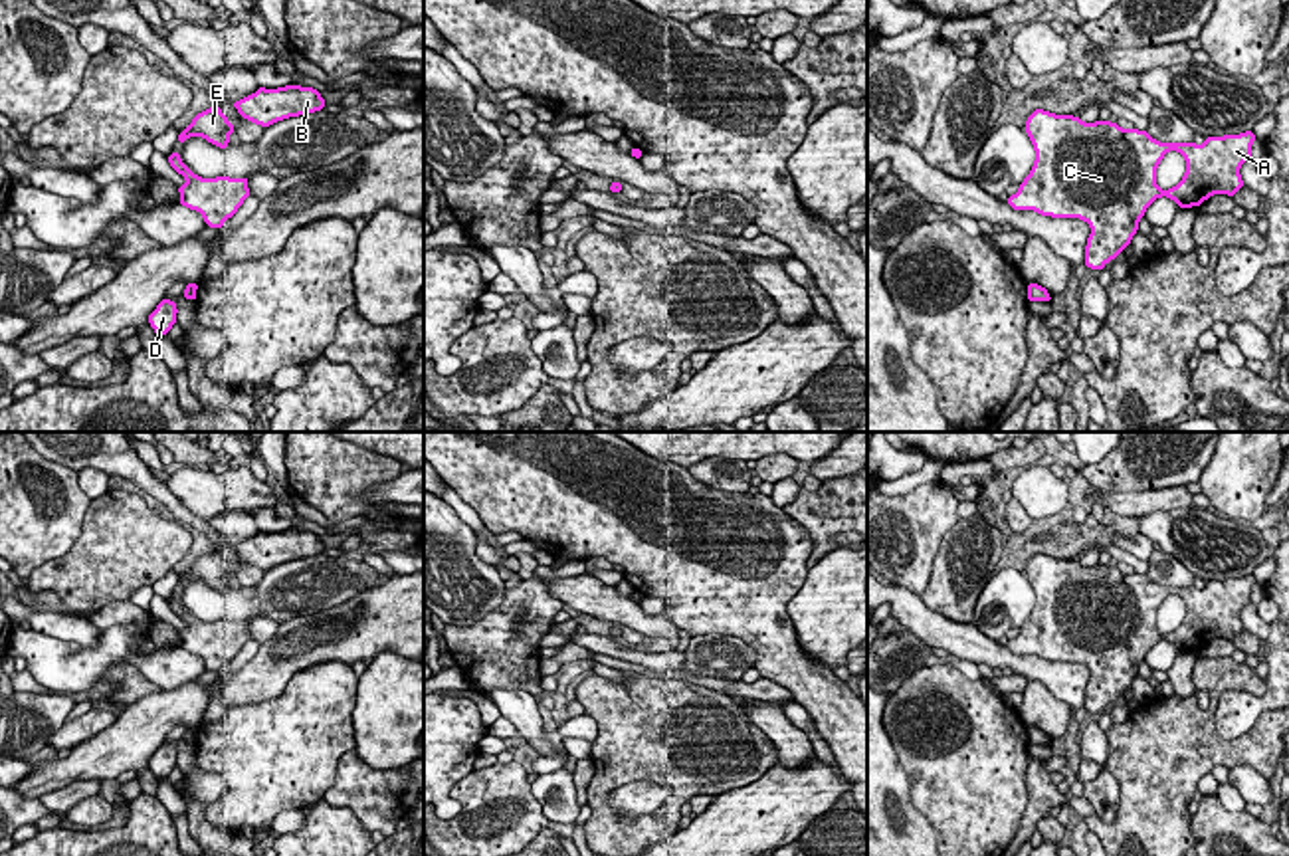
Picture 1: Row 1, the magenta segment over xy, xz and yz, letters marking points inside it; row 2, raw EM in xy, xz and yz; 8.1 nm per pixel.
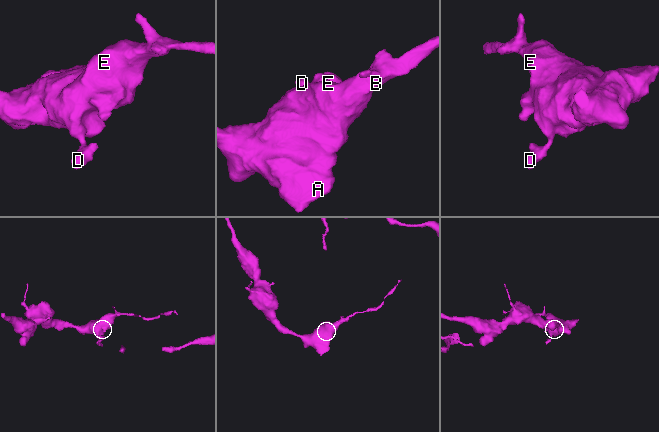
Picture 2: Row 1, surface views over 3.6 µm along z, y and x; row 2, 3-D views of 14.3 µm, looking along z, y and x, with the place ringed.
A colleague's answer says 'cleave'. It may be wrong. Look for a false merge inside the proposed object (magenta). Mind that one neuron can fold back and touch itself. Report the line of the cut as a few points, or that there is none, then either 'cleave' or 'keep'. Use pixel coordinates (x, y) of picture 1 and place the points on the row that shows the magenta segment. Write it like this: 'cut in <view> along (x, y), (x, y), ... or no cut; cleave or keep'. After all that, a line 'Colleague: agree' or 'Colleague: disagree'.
no cut; keep
Colleague: disagree

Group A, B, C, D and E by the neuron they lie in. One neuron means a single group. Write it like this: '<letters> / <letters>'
A B C D E

